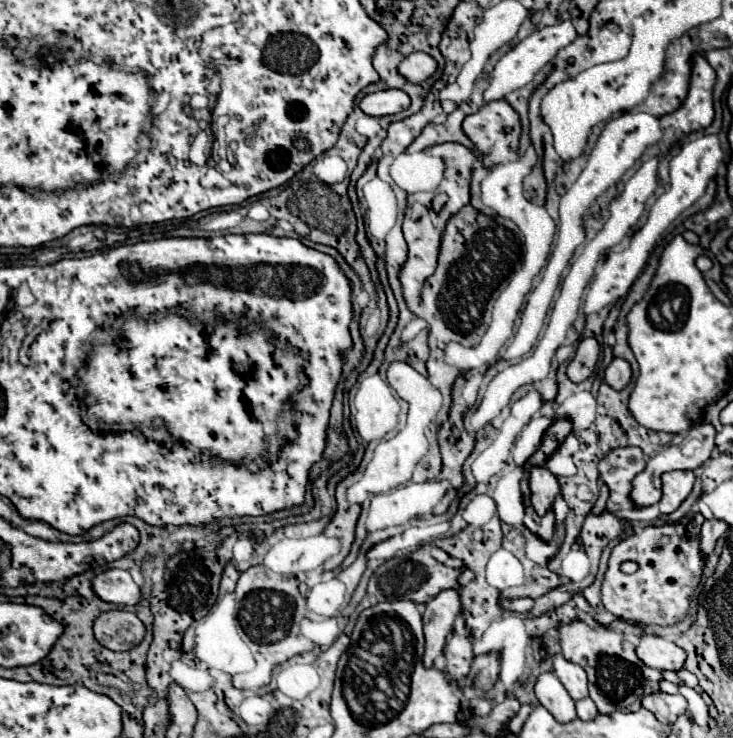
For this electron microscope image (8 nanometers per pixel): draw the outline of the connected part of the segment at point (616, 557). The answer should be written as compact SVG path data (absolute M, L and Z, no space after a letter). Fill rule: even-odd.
M667 524L667 526L647 526L641 532L621 540L609 558L609 568L603 580L603 606L617 616L619 620L627 620L633 624L649 624L649 626L673 626L687 616L691 596L699 586L703 560L699 556L699 538L693 536L683 540L685 526L683 524ZM667 534L669 544L657 550L659 536ZM633 560L637 562L637 572L623 574L621 564Z

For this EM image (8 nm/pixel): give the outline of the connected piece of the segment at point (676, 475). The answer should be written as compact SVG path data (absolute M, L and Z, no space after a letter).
M667 472L663 474L663 498L659 502L659 510L661 514L671 514L675 512L683 500L691 494L695 482L695 474L693 472Z

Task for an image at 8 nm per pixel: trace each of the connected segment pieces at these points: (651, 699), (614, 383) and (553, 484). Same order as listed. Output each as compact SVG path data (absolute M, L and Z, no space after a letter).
M653 694L653 696L645 696L643 698L643 706L655 714L657 720L677 720L677 716L681 716L681 712L687 710L687 700L681 694Z
M613 358L613 362L607 366L604 372L603 381L607 382L611 388L621 390L625 388L625 384L629 384L631 380L631 366L627 360L621 358Z
M537 466L531 468L531 478L529 478L529 486L531 486L531 502L537 514L545 514L553 502L555 496L559 494L559 482L557 478L545 468L545 466Z

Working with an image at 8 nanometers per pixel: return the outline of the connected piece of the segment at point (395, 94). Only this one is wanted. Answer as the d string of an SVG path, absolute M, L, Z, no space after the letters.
M383 90L383 92L373 92L367 94L361 100L361 110L367 116L391 116L401 110L407 110L411 104L409 96L403 90Z

